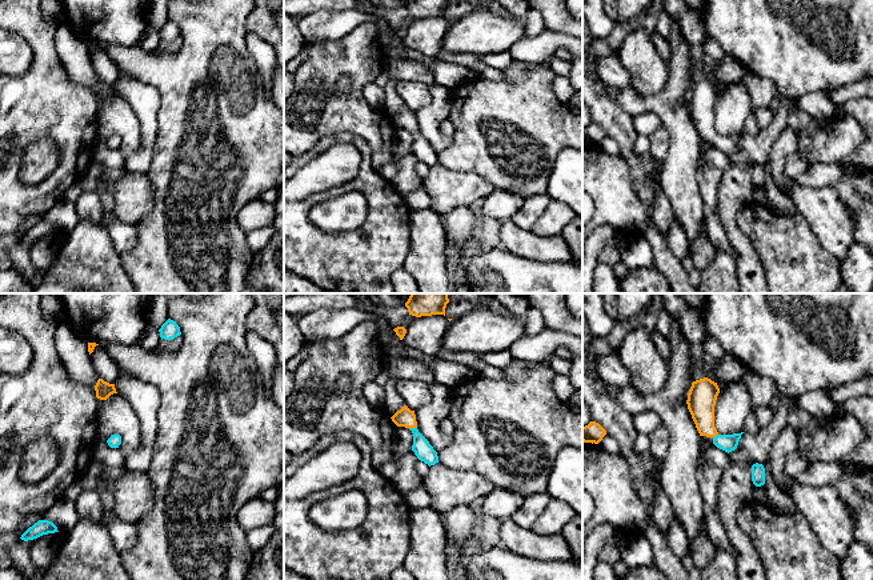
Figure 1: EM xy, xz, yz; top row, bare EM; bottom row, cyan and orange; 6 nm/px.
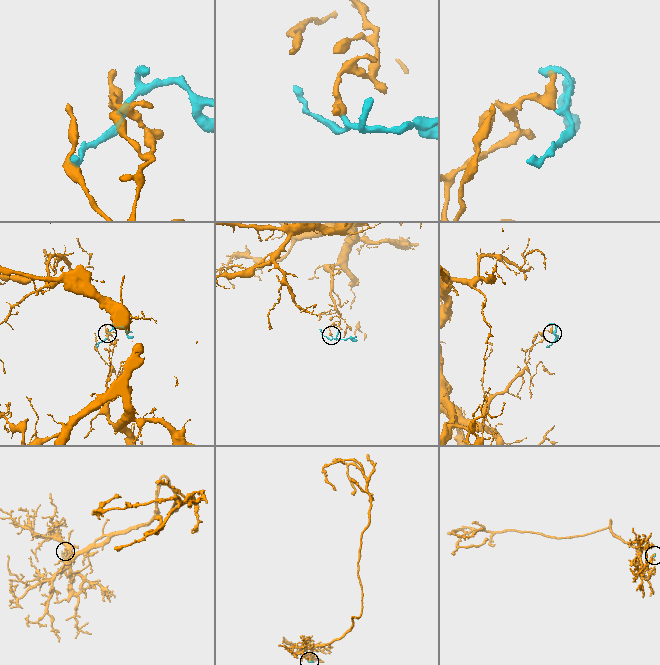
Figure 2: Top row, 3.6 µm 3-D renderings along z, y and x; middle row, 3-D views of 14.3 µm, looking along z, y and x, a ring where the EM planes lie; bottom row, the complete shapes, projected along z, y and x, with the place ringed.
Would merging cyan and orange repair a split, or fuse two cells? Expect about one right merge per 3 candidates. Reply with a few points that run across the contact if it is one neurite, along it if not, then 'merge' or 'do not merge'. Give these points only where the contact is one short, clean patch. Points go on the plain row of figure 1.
xz (423, 151), (413, 130), (405, 119) | merge

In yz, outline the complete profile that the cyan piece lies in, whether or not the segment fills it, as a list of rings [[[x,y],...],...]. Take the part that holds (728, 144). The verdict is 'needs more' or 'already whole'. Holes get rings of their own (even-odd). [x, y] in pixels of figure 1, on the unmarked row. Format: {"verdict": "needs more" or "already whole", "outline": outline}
{"verdict": "needs more", "outline": [[[704,79],[692,84],[686,105],[700,137],[712,139],[717,149],[729,155],[737,149],[744,133],[733,136],[720,136],[717,133],[714,128],[714,107],[718,95],[717,84]]]}

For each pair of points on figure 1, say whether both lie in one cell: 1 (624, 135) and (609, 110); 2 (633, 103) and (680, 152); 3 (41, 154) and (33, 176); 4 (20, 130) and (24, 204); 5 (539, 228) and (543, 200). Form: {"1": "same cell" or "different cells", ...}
{"1": "same cell", "2": "same cell", "3": "same cell", "4": "same cell", "5": "different cells"}

